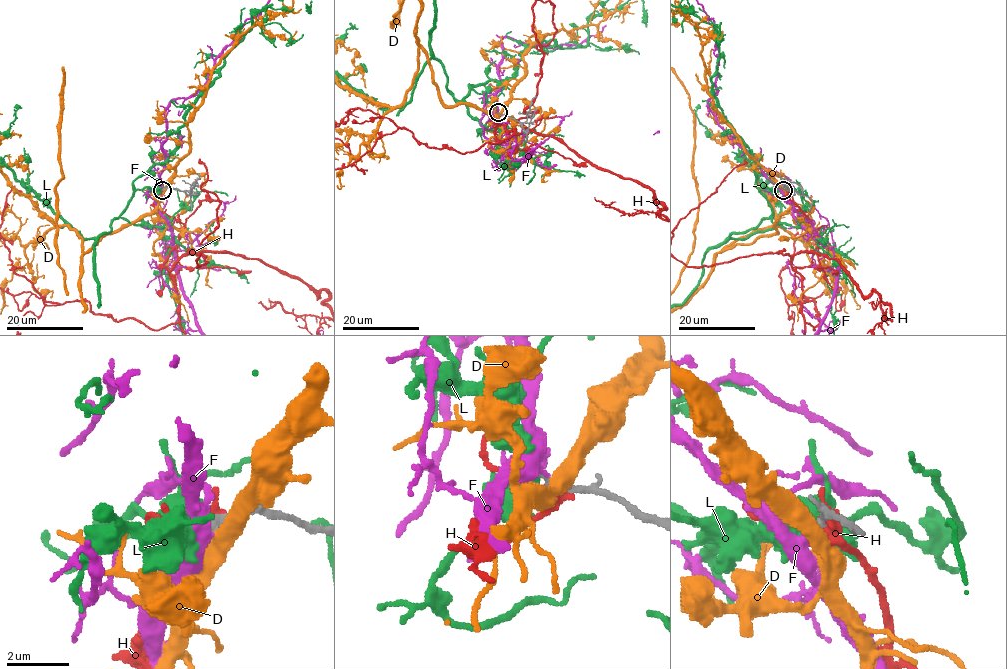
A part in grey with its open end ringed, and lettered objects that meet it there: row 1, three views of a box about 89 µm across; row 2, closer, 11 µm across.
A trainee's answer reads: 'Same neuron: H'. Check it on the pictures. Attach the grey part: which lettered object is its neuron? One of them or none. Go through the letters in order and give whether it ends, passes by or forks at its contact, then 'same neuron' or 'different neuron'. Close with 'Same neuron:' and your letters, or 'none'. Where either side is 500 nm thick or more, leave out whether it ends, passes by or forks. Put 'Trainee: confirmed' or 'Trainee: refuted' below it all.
D: it passes by; different neuron
F: it passes by; same neuron
H: it passes by; different neuron
L: it passes by; different neuron
Same neuron: F
Trainee: refuted

